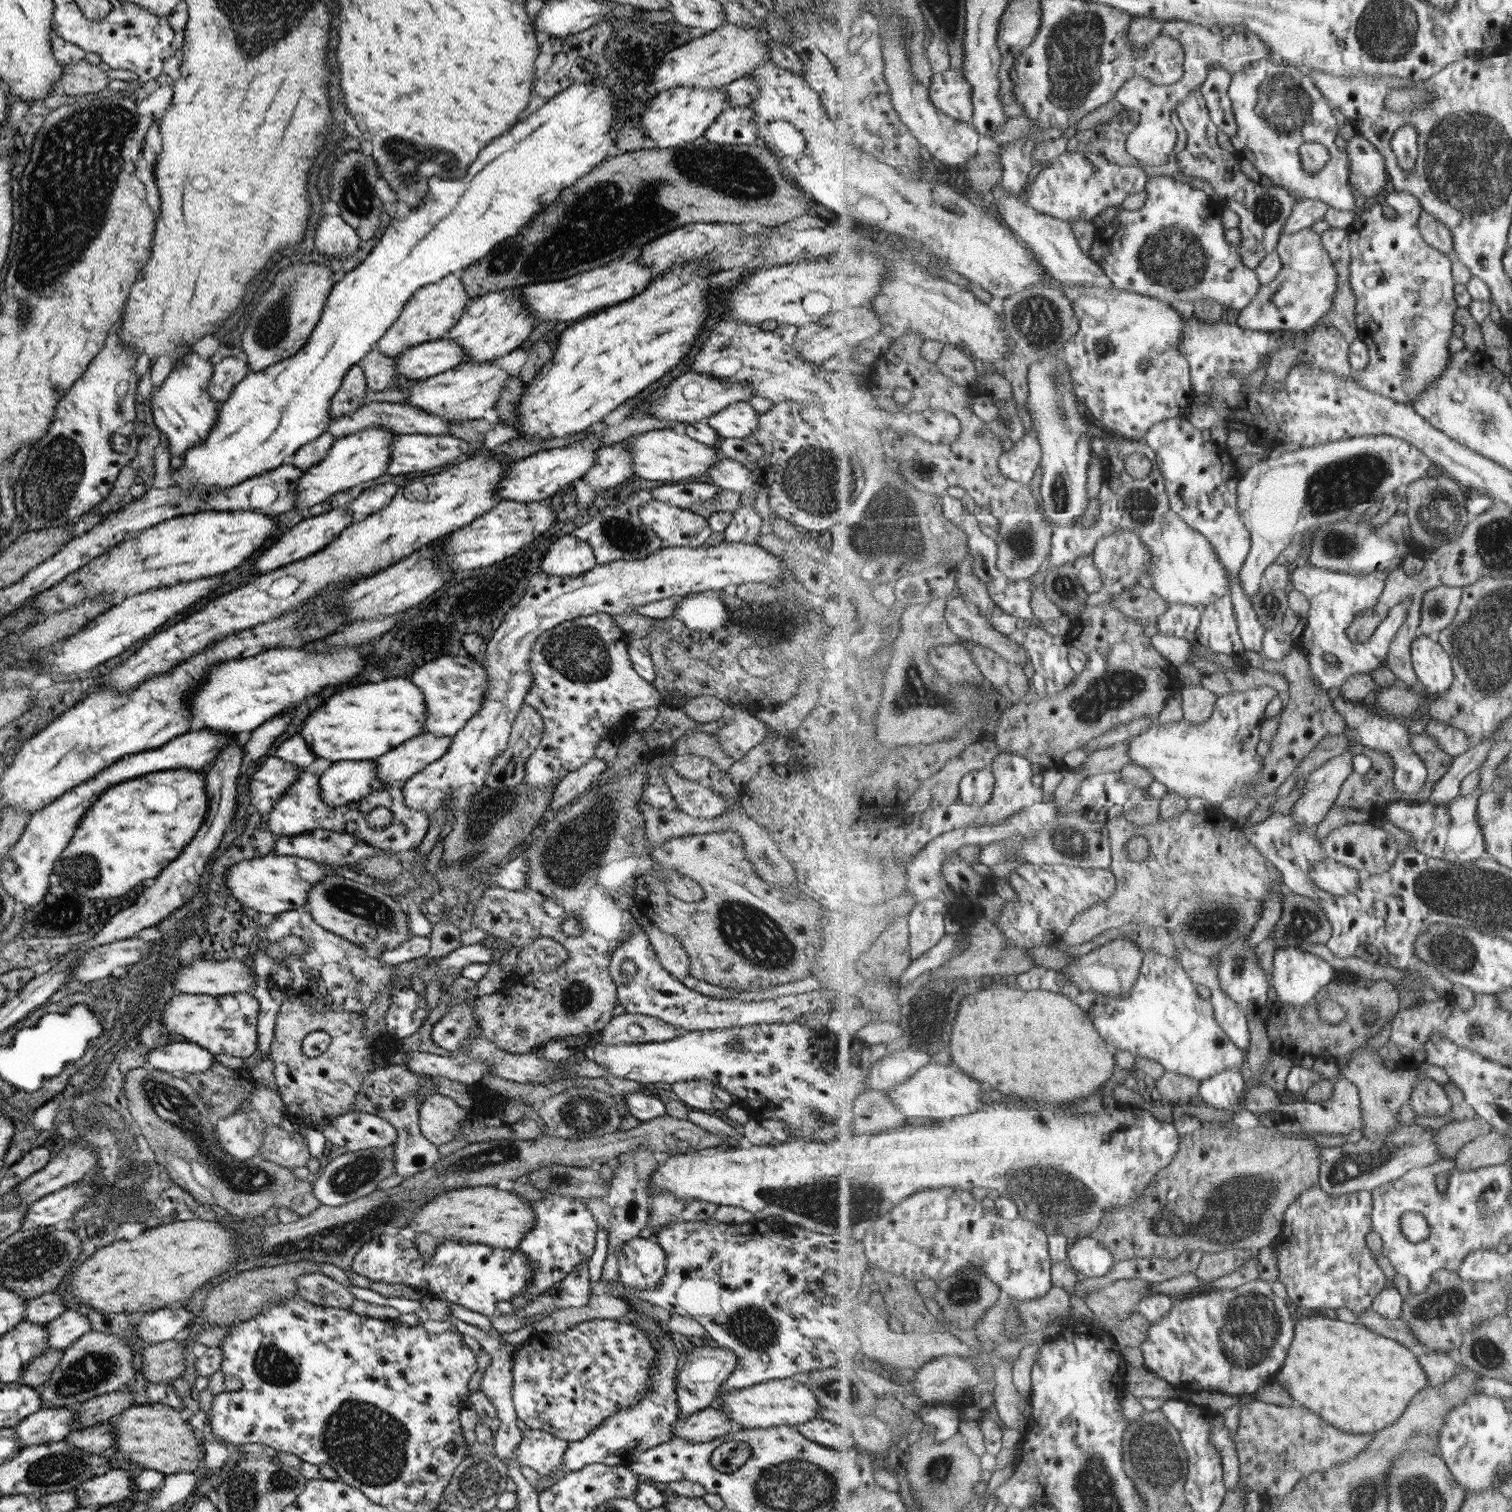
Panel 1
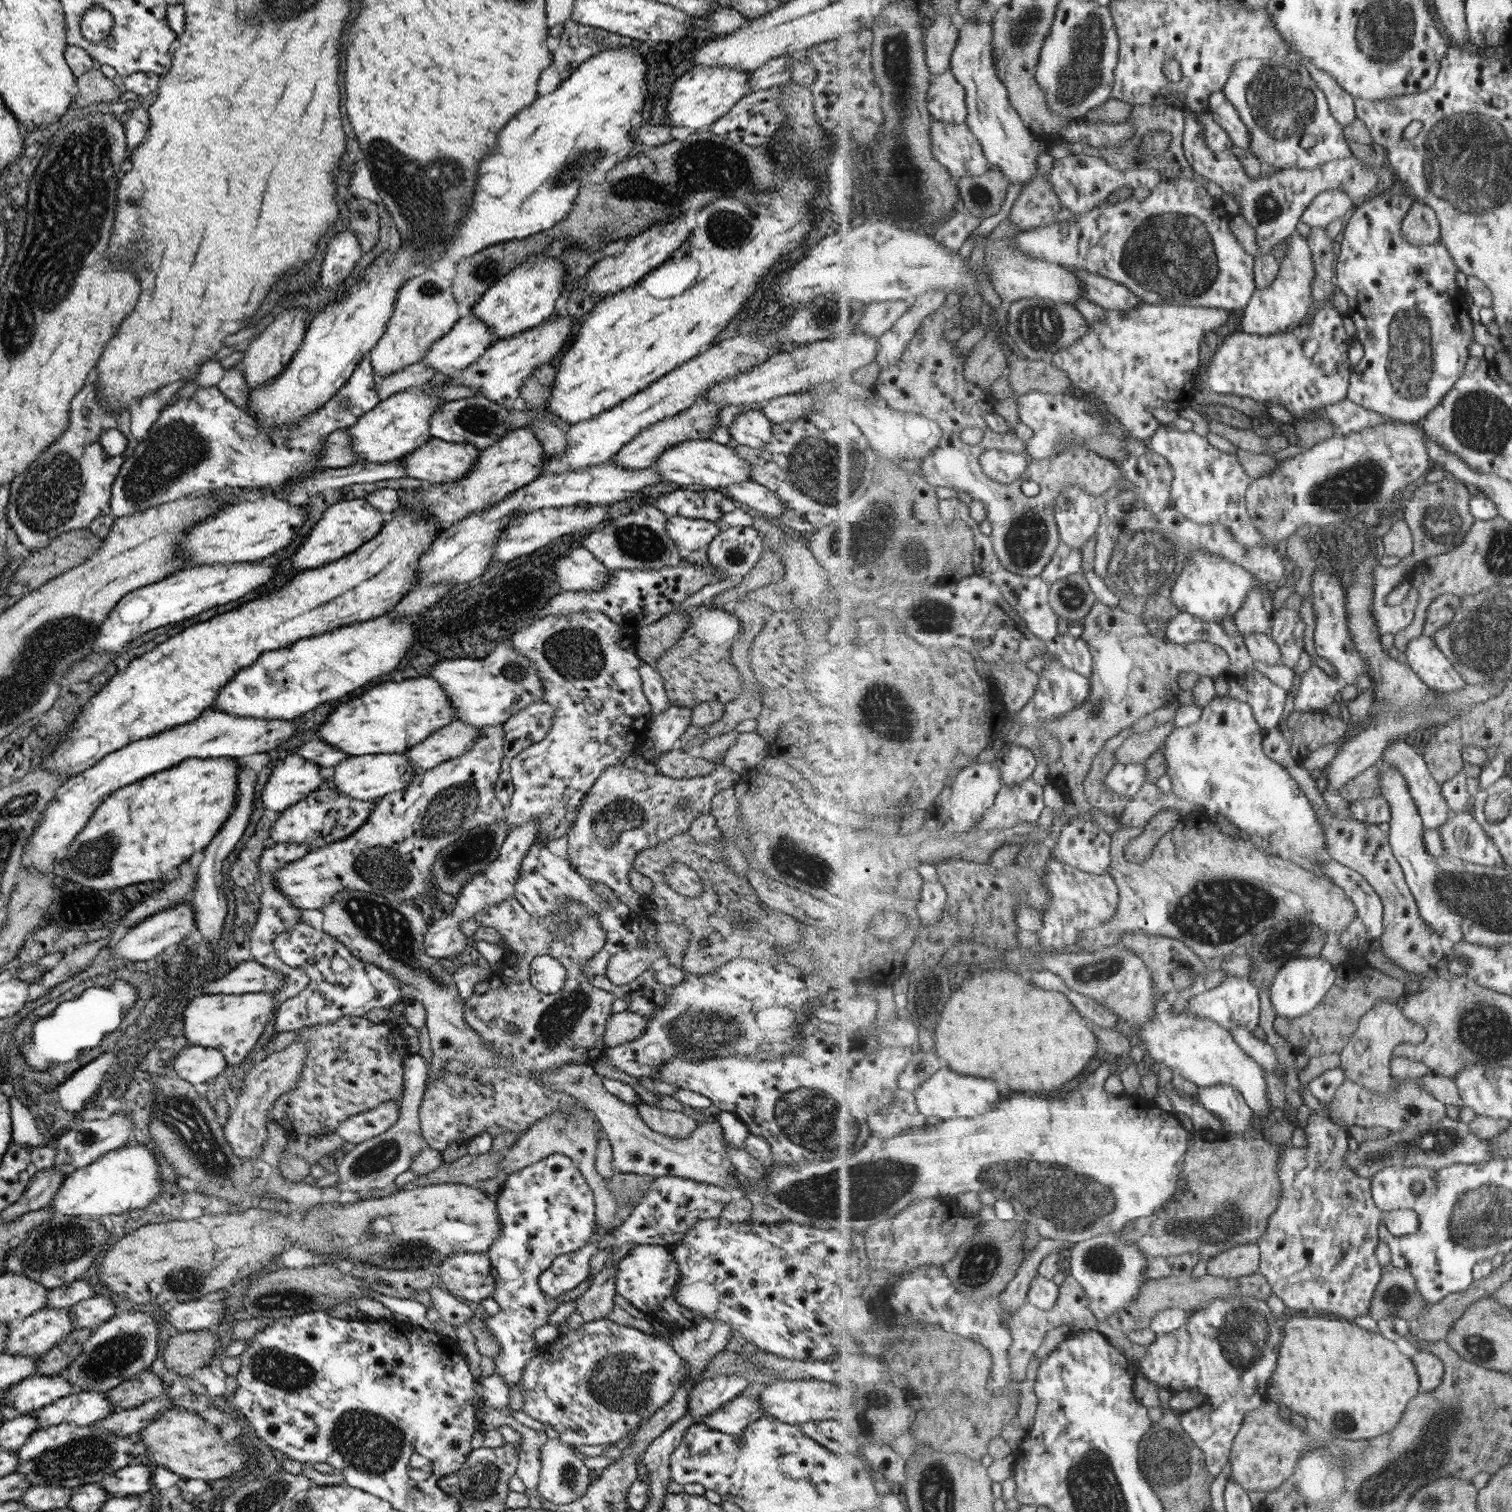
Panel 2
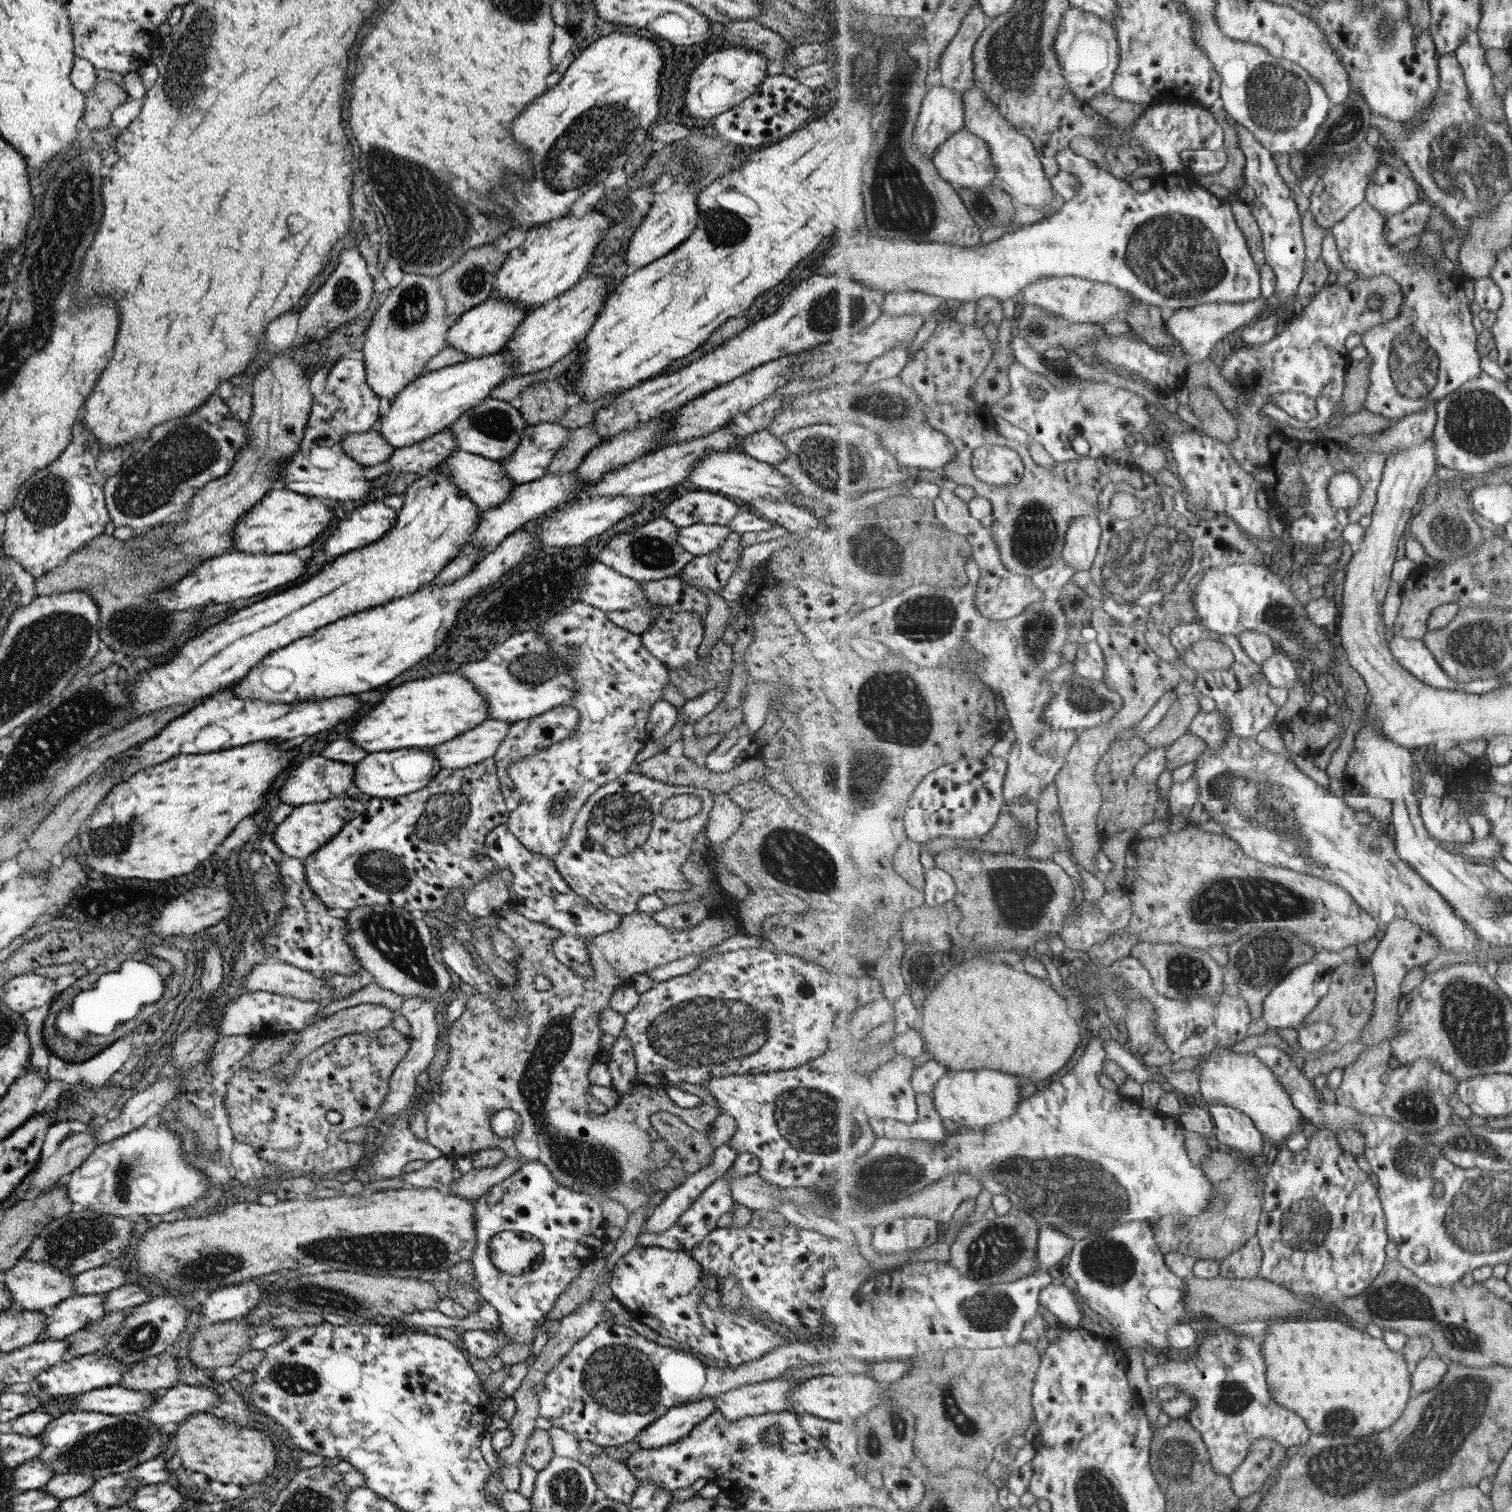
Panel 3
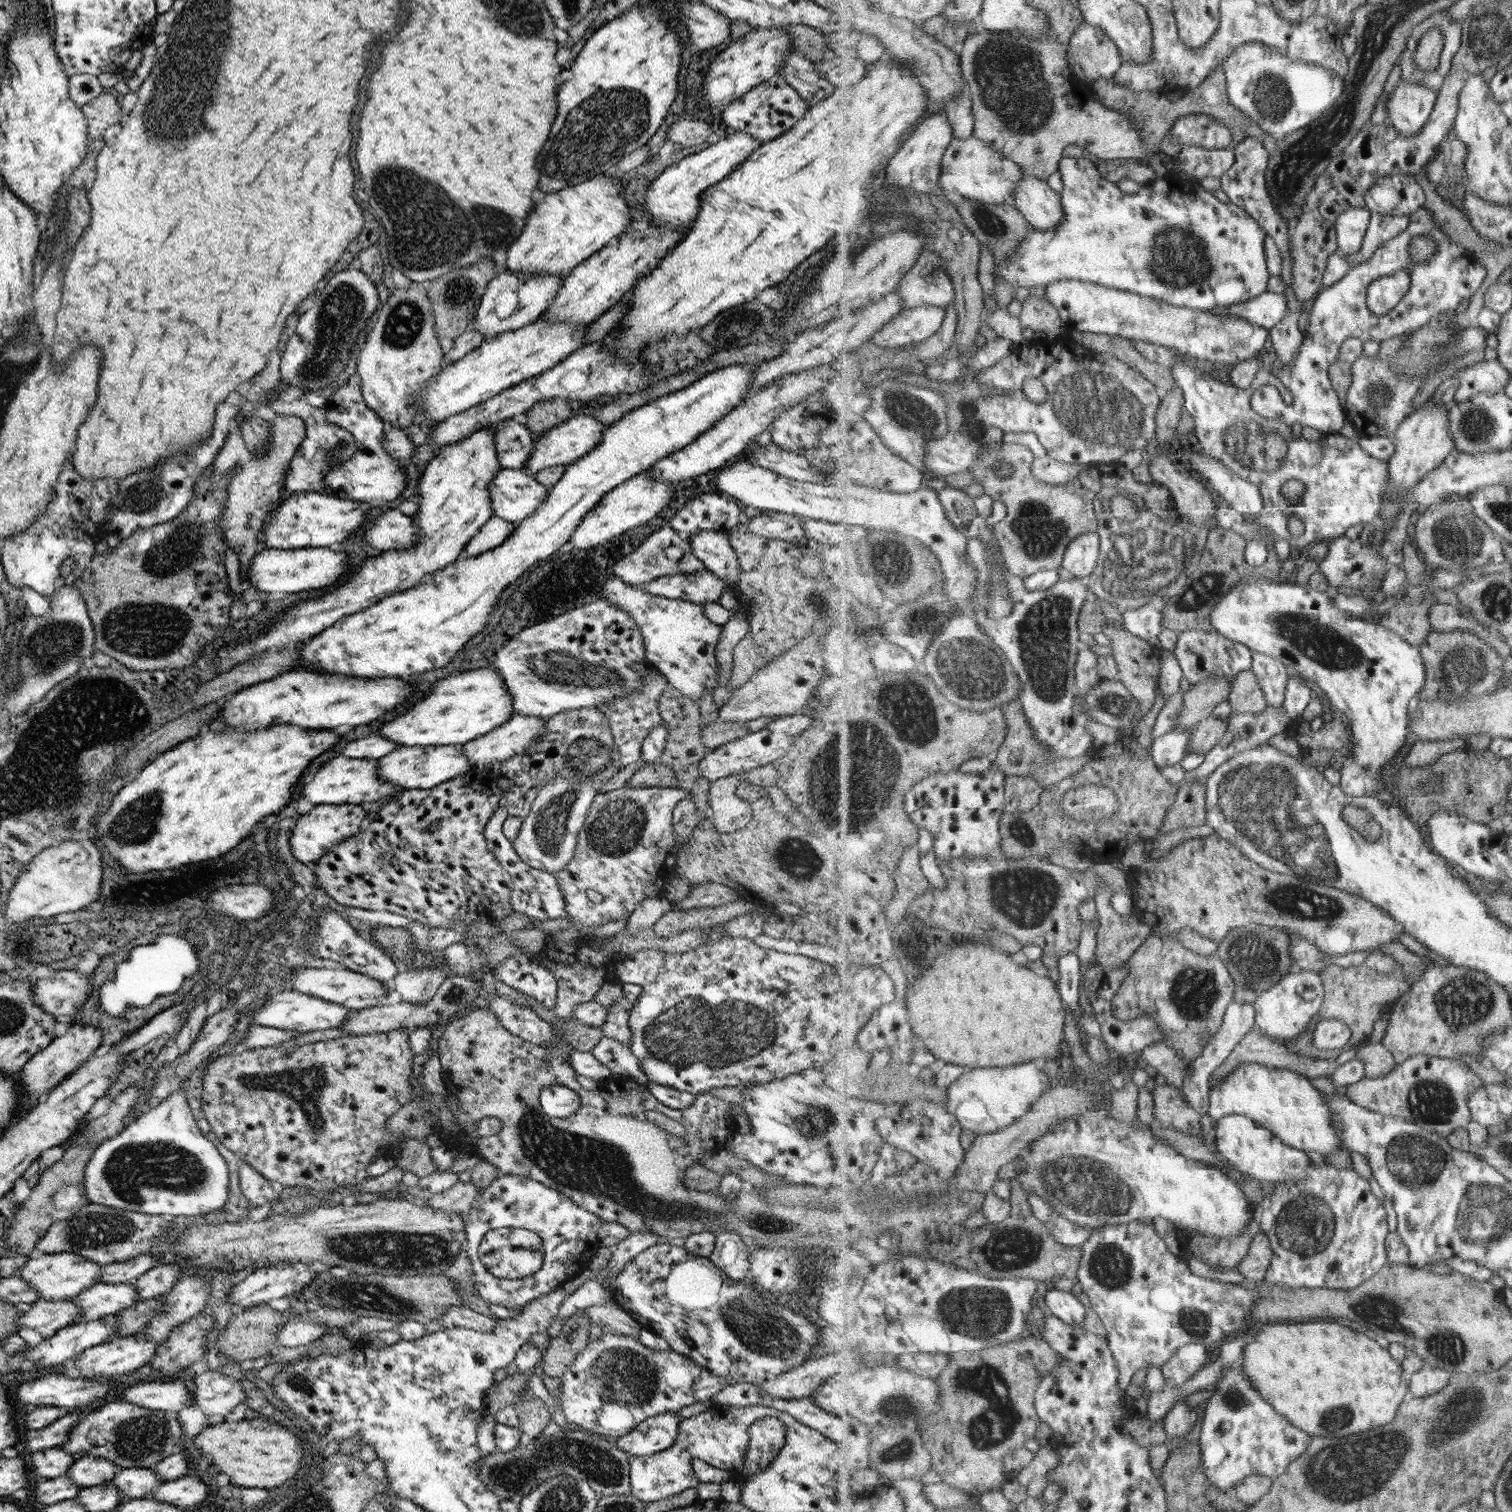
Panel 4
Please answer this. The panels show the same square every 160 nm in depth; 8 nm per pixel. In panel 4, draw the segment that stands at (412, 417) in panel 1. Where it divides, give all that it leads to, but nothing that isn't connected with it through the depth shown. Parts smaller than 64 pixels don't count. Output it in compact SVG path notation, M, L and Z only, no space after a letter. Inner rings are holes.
M520 418L506 419L497 425L493 448L502 468L523 470L533 451L533 437Z

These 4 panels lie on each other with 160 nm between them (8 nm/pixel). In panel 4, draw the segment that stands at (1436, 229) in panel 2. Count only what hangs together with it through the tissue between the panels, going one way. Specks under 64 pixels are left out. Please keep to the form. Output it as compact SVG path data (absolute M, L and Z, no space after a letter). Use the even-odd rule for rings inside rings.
M1372 212L1361 250L1354 255L1346 255L1346 258L1350 260L1350 264L1354 267L1369 260L1382 244L1394 239L1407 227L1410 227L1411 215L1412 213L1405 216L1395 216Z

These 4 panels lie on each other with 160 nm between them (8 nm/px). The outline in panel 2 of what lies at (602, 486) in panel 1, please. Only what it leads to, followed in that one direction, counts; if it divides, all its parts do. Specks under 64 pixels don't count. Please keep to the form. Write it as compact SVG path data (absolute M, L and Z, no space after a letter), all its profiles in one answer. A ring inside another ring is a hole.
M696 401L689 409L640 430L631 441L627 442L611 457L609 463L626 469L641 470L652 466L655 463L655 459L661 455L661 452L677 445L677 443L709 439L711 430L715 430L719 426L717 415L722 408L722 406L713 404L713 402Z

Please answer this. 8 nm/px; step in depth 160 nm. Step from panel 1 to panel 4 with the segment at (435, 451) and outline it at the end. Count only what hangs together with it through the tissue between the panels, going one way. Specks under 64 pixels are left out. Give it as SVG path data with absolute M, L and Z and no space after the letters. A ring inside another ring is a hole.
M500 467L498 474L490 480L488 491L491 499L492 516L509 523L527 519L527 516L531 516L535 509L543 504L548 495L548 487L539 484L533 475L523 470L511 470L507 467Z

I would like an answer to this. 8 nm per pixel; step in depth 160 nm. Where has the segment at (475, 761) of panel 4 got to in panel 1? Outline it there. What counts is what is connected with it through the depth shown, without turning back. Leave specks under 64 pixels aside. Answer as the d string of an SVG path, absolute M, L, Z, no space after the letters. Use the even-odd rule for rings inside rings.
M421 733L373 759L376 775L387 785L401 784L443 756L452 737Z

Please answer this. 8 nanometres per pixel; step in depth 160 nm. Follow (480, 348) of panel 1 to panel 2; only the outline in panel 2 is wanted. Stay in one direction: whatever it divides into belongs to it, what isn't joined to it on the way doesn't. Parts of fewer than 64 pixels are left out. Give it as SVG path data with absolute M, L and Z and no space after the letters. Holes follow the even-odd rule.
M555 250L547 256L528 256L522 263L513 267L506 275L495 281L471 307L469 315L478 318L494 332L494 340L506 339L541 324L554 314L555 301L563 290L565 264L560 258L555 260Z

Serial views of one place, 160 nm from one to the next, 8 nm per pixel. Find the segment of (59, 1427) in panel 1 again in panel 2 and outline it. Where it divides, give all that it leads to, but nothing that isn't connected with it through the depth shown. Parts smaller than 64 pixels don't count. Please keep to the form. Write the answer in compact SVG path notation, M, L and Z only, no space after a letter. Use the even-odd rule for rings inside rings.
M71 1392L33 1415L38 1420L37 1429L59 1423L76 1425L93 1424L116 1412L113 1404L100 1392Z

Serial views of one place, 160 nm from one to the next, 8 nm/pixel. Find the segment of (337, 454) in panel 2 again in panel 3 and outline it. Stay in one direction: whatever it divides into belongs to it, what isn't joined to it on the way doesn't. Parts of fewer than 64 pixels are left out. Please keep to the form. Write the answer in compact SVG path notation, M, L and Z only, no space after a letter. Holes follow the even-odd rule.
M375 427L365 432L350 432L341 437L339 448L364 467L385 462L391 457L393 448L377 433Z

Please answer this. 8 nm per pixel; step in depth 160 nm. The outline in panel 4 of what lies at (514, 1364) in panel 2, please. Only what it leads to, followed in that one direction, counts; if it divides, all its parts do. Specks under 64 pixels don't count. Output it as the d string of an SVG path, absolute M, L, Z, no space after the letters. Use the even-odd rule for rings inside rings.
M501 1175L496 1178L487 1188L479 1191L477 1197L472 1200L471 1208L466 1212L467 1219L464 1222L465 1243L464 1251L470 1262L473 1286L477 1294L489 1304L498 1304L507 1308L515 1309L518 1314L520 1310L531 1300L550 1293L553 1288L571 1280L583 1269L587 1269L589 1255L599 1246L596 1232L602 1221L594 1214L583 1210L580 1206L573 1204L573 1201L555 1189L547 1188L540 1182L535 1182L527 1176ZM495 1228L522 1228L534 1232L540 1239L543 1249L541 1266L528 1277L507 1280L507 1278L495 1278L486 1270L478 1260L478 1243L481 1237L491 1229Z

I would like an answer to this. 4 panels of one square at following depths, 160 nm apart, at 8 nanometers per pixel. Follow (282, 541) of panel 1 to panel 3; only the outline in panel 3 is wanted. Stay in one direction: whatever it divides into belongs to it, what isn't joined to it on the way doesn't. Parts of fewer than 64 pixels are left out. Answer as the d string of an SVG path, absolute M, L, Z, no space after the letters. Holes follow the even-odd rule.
M381 500L346 510L343 518L330 528L324 543L325 556L339 557L375 542L391 530L395 516L396 511Z

